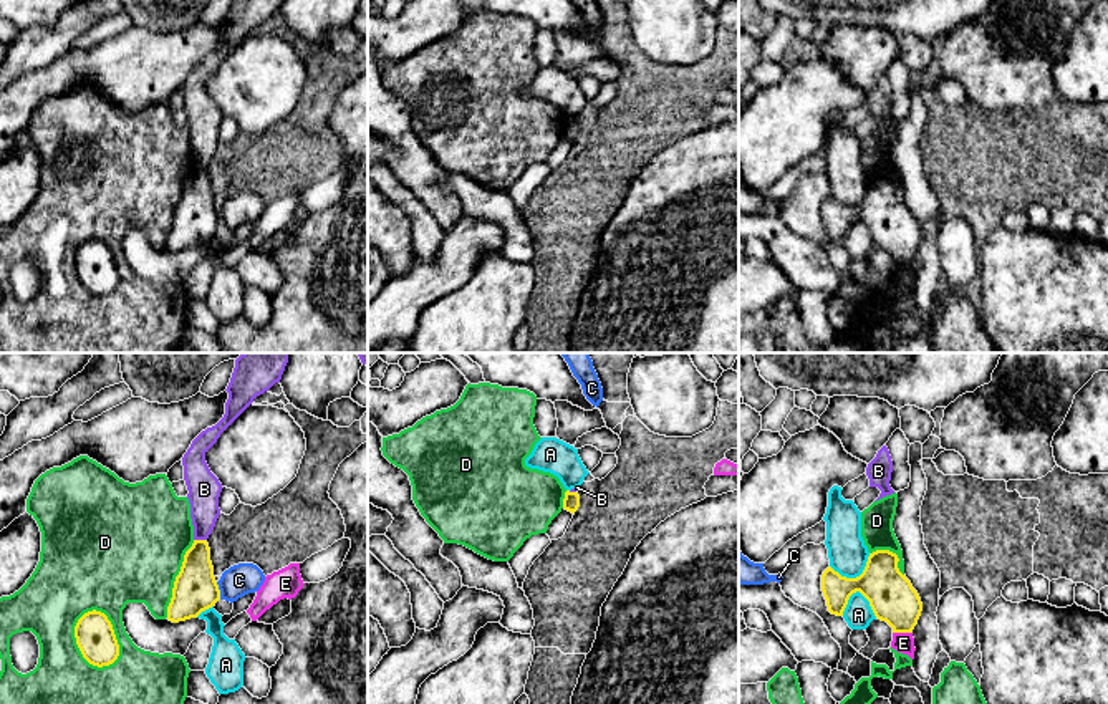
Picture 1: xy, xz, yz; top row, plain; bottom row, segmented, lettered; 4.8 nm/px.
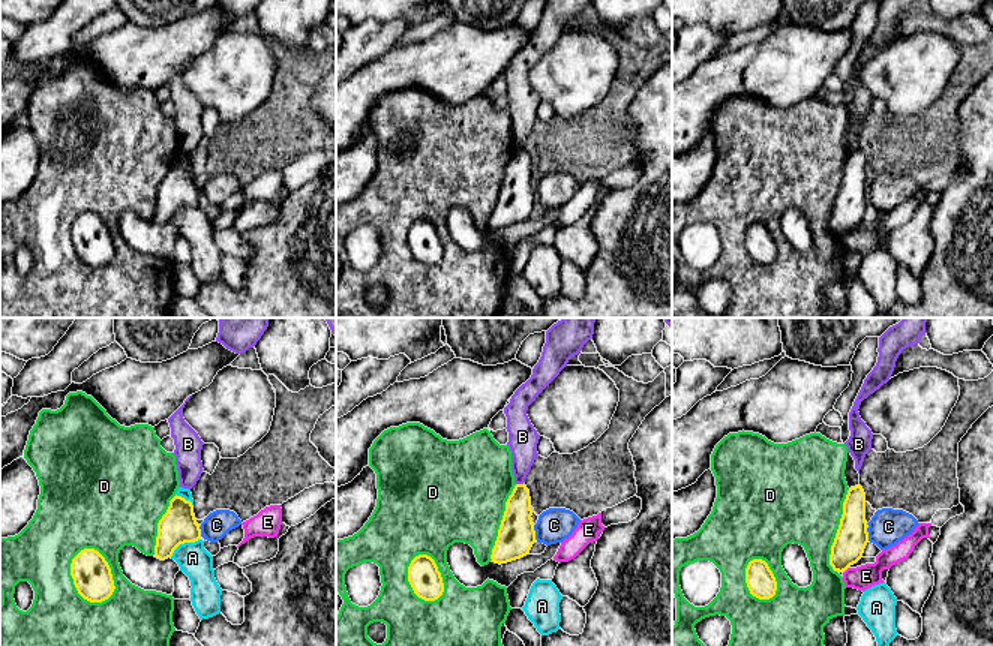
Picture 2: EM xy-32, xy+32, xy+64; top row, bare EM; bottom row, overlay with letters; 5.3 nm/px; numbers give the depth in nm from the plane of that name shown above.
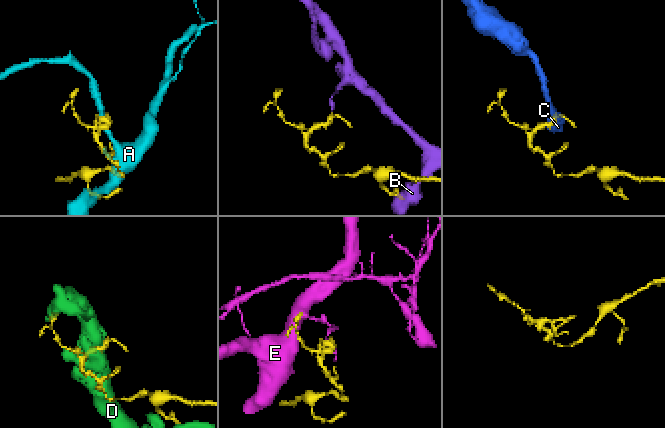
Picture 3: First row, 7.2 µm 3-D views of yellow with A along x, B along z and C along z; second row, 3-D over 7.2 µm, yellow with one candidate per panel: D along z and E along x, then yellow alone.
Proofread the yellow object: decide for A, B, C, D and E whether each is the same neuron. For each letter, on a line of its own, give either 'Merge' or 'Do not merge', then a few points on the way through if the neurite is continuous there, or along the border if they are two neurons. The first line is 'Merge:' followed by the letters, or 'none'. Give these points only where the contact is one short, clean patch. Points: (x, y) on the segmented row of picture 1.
Merge: none
A: Do not merge
B: Do not merge. Boundary: xy (194, 539), (206, 540)
C: Do not merge
D: Do not merge
E: Do not merge. Boundary: yz (893, 631), (911, 633)

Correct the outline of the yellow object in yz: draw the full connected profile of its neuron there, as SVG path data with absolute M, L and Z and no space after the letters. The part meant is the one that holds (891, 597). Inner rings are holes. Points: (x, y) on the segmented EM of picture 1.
M889 550L870 553L863 573L856 578L841 576L831 567L821 575L821 591L828 611L843 616L848 600L860 591L874 616L886 621L893 633L913 633L923 603L911 581L898 568L898 555Z

